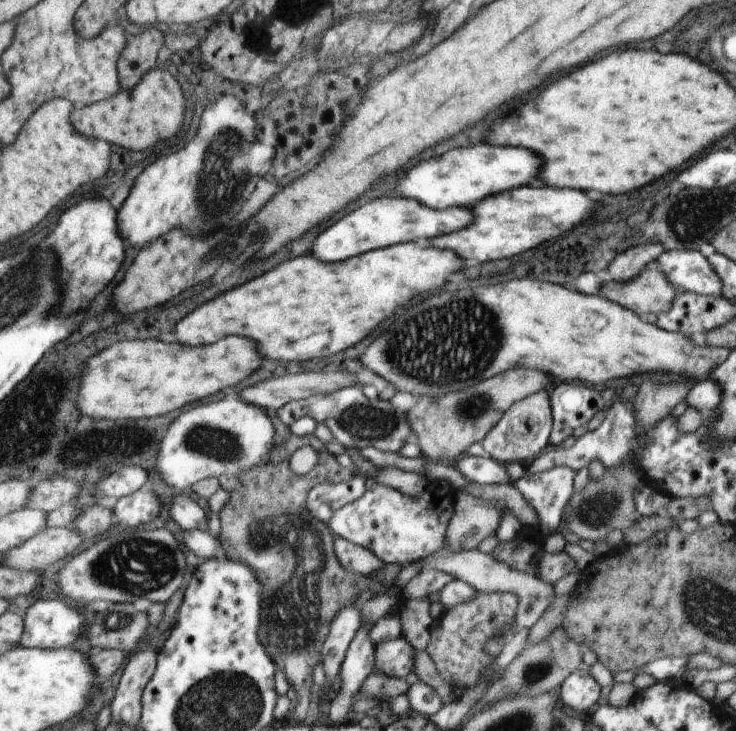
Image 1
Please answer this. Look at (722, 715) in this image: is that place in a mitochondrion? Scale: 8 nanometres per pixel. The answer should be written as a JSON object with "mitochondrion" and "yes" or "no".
{"mitochondrion":"no"}

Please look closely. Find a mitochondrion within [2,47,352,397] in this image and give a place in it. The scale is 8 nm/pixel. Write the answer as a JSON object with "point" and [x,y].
{"point":[226,168]}

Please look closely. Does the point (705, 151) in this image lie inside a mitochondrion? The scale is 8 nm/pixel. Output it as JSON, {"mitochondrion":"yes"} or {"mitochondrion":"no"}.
{"mitochondrion":"no"}

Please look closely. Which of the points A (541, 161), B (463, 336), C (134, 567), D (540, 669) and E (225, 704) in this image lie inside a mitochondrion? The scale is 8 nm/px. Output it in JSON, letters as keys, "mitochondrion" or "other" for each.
{"A":"other","B":"mitochondrion","C":"mitochondrion","D":"mitochondrion","E":"mitochondrion"}

